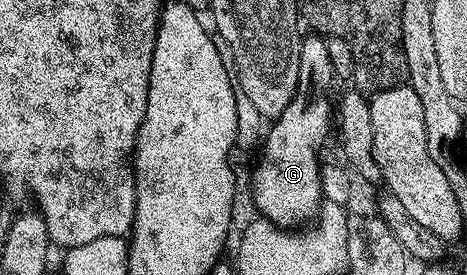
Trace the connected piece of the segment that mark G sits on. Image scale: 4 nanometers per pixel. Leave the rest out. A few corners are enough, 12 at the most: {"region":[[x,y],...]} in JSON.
{"region":[[300,40],[298,89],[252,171],[257,212],[303,228],[319,212],[334,127],[325,40]]}

